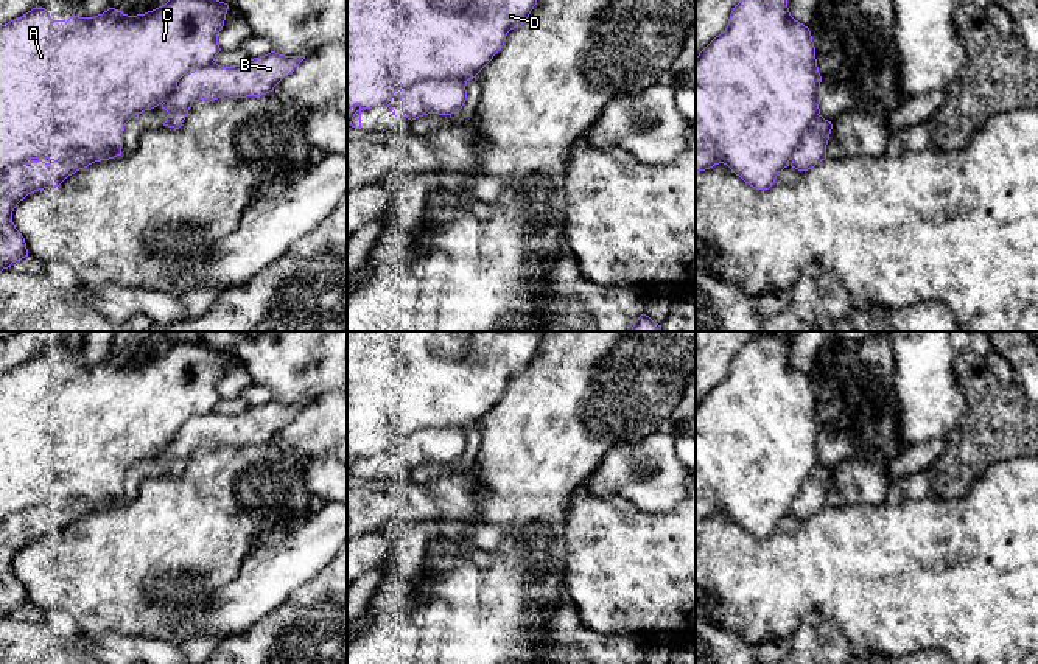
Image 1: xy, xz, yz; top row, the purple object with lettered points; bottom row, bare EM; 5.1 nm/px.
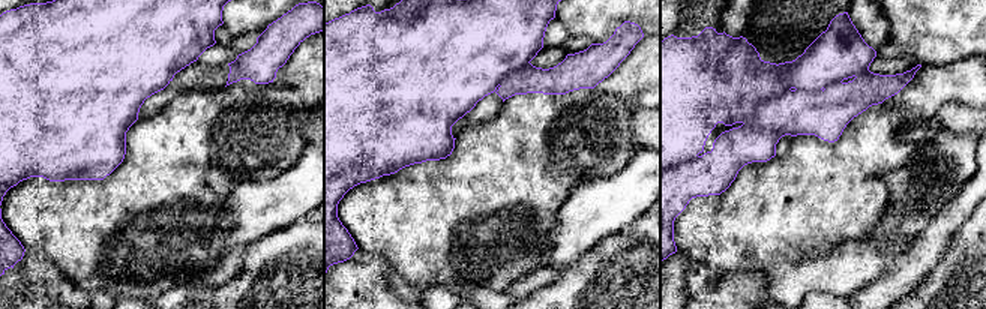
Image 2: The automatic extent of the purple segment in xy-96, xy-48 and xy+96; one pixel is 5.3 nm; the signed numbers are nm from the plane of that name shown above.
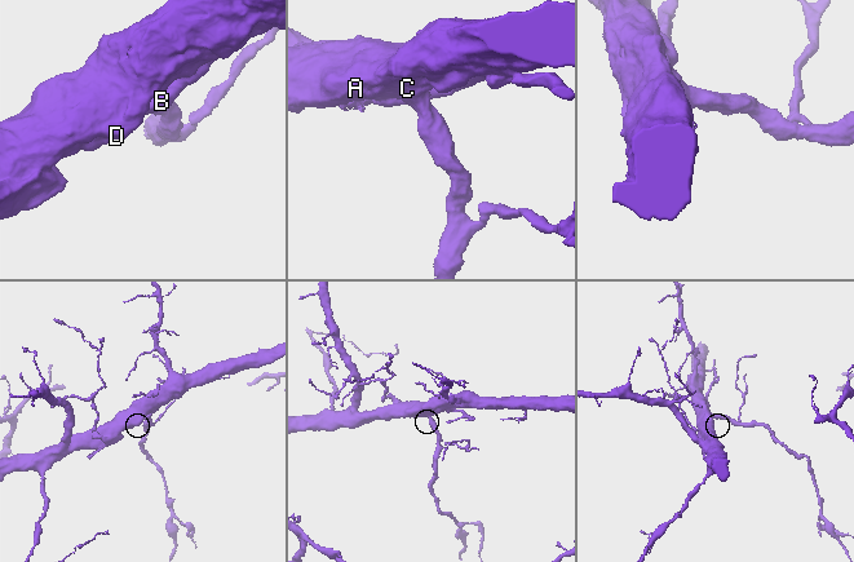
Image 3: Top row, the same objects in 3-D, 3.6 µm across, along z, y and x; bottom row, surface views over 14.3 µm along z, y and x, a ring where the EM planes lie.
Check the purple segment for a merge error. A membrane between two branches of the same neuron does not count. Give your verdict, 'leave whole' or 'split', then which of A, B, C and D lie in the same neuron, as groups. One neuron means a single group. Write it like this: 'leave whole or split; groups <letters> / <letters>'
split; groups A C D / B

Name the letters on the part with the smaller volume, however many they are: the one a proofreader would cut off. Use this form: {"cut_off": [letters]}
{"cut_off": ["B"]}

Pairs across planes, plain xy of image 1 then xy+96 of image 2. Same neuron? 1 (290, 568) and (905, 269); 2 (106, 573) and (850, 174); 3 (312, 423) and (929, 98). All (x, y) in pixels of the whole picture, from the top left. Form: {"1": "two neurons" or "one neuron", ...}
{"1": "two neurons", "2": "one neuron", "3": "one neuron"}

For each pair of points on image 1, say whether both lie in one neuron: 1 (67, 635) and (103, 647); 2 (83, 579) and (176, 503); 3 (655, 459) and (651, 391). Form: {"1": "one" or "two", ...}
{"1": "one", "2": "one", "3": "two"}

